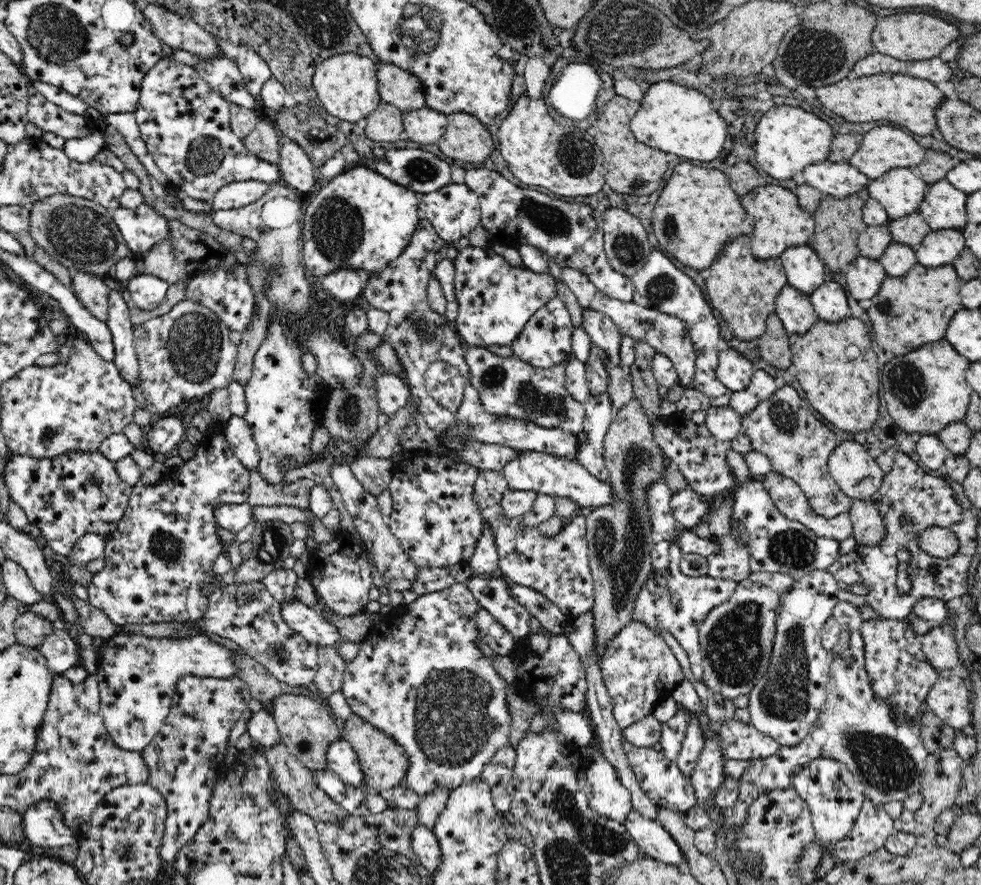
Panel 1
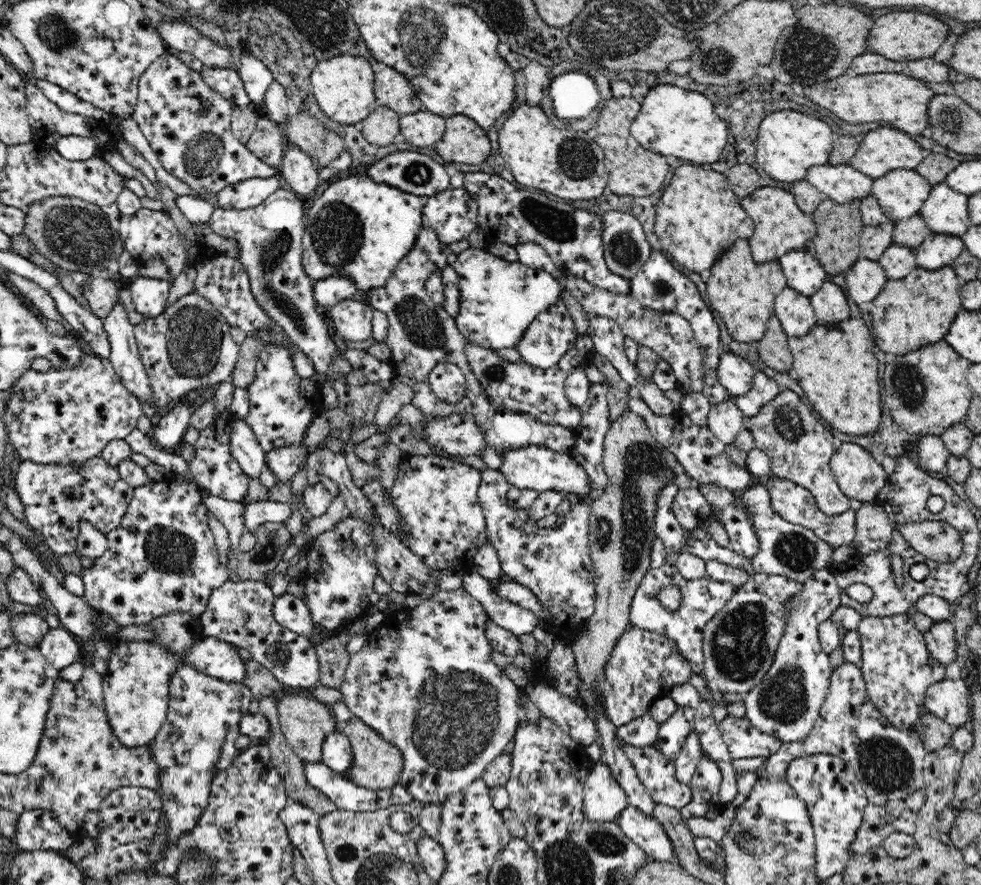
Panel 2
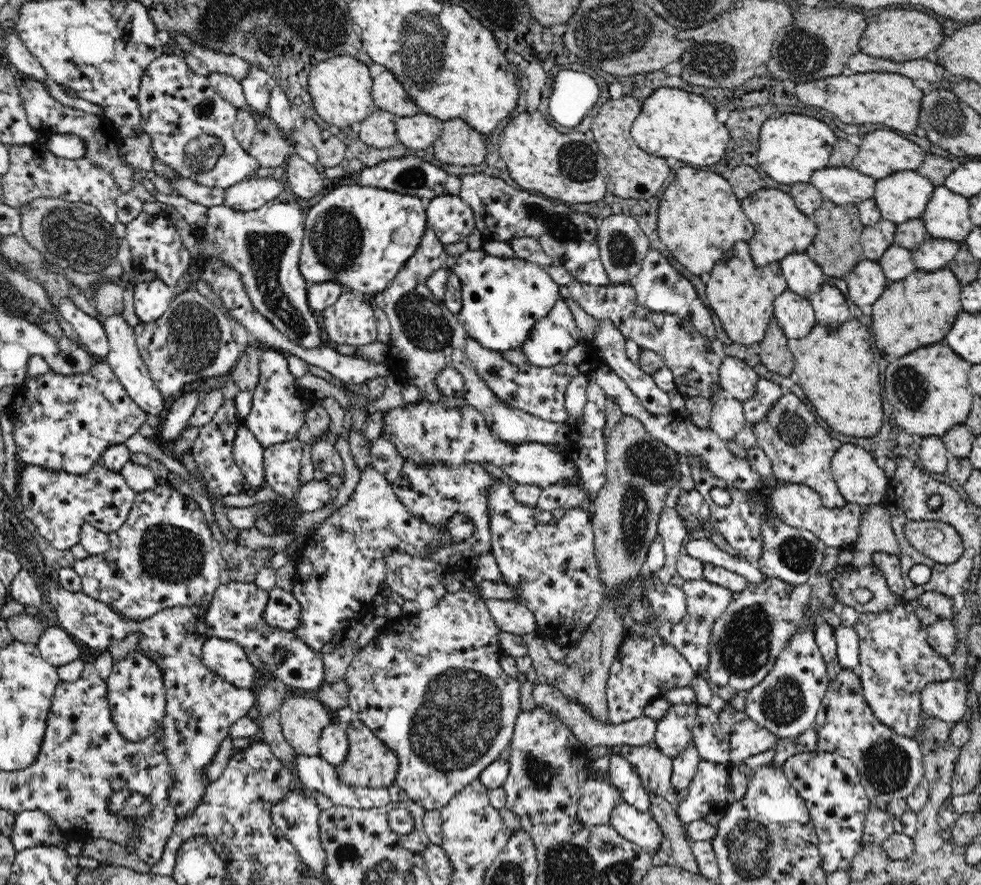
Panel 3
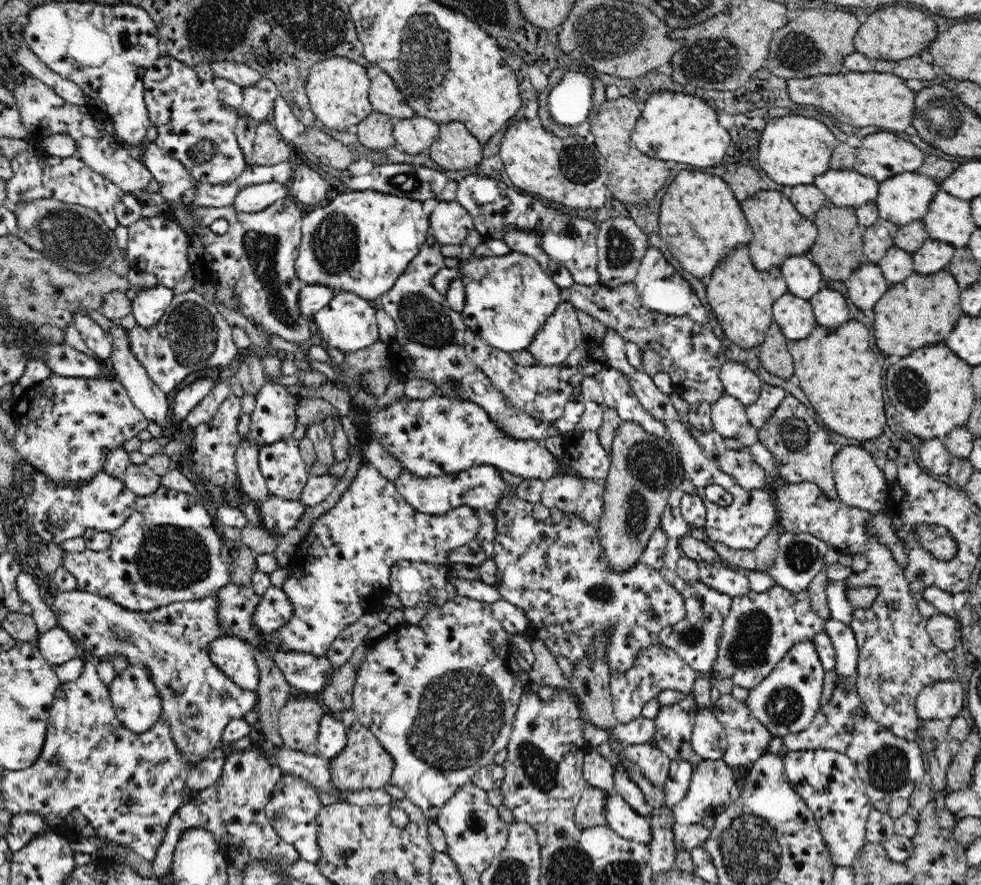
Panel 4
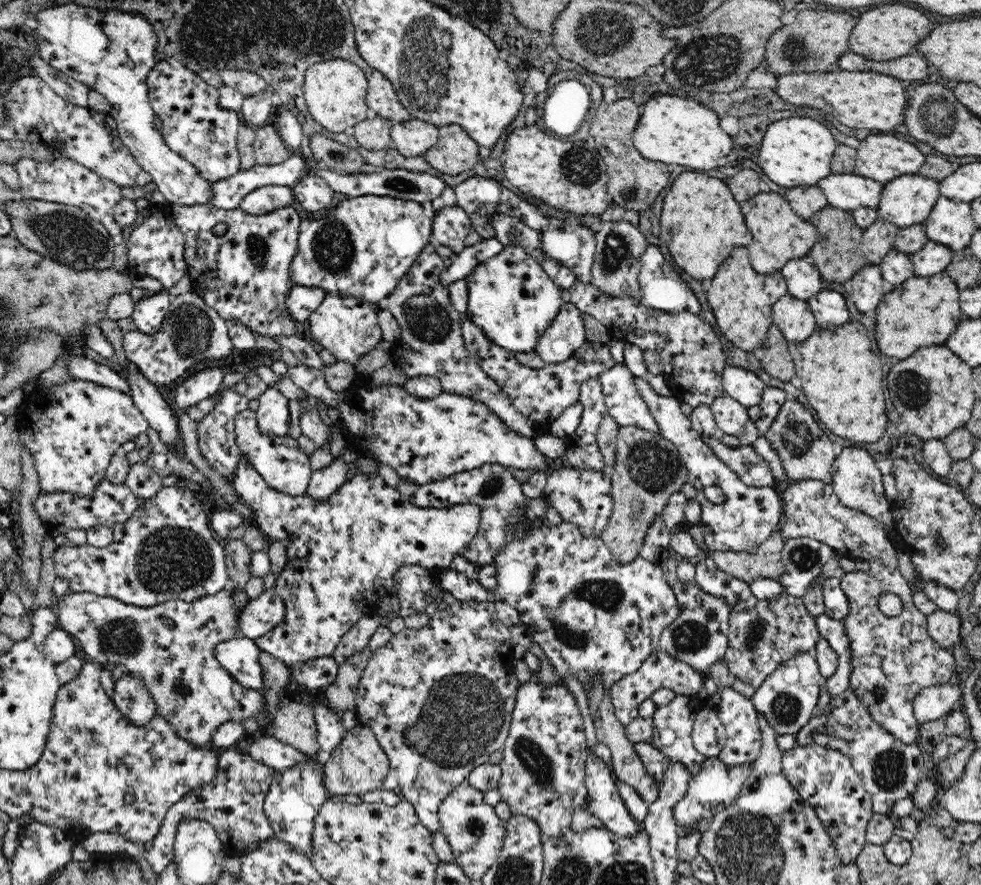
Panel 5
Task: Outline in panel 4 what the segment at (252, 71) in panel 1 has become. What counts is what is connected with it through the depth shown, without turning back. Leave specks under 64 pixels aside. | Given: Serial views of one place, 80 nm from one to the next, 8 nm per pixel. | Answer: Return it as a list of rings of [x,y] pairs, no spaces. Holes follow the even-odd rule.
[[[262,78],[256,86],[243,90],[240,113],[252,117],[259,123],[270,121],[274,100],[278,96],[277,87],[268,78]]]

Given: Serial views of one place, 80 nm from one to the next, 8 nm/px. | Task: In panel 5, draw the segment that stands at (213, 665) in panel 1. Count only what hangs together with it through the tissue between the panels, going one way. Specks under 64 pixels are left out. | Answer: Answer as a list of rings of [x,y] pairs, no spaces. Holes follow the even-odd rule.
[[[236,636],[216,645],[215,655],[226,670],[242,685],[252,690],[263,687],[260,647],[255,641]],[[126,672],[114,690],[114,704],[132,725],[146,726],[157,714],[156,704],[140,677]]]

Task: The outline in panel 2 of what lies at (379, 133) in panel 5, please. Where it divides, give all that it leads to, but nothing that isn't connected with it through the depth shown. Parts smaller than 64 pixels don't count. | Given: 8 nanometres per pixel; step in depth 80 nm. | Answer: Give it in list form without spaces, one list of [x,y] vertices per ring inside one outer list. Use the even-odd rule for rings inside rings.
[[[379,106],[361,122],[361,133],[368,143],[387,147],[399,138],[399,117],[392,109]]]

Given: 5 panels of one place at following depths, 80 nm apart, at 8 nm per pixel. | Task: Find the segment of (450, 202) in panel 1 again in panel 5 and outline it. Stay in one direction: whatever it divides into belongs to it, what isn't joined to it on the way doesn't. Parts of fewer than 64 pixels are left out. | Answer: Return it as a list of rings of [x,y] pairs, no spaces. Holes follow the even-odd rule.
[[[457,205],[435,212],[432,239],[458,254],[466,248],[464,239],[470,232],[470,218]]]

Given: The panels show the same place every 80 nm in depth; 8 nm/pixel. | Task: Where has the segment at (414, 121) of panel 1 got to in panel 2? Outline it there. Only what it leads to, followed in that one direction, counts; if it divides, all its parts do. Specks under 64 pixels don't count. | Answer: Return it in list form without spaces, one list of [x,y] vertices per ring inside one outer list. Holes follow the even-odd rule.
[[[418,111],[399,117],[399,138],[417,147],[434,146],[442,138],[445,118],[430,111]]]

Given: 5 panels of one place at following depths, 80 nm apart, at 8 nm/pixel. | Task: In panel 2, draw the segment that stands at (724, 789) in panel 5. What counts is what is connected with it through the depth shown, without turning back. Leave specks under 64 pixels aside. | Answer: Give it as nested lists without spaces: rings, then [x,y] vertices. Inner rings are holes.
[[[702,757],[689,784],[692,796],[684,808],[679,809],[682,818],[704,817],[710,808],[722,807],[719,797],[723,774],[712,760]]]

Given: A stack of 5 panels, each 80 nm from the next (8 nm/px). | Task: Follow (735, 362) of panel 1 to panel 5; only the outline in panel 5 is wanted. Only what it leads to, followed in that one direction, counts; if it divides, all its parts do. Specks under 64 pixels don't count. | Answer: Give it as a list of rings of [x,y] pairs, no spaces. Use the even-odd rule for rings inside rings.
[[[732,365],[723,370],[723,389],[746,409],[759,406],[766,388],[760,377],[749,370]]]

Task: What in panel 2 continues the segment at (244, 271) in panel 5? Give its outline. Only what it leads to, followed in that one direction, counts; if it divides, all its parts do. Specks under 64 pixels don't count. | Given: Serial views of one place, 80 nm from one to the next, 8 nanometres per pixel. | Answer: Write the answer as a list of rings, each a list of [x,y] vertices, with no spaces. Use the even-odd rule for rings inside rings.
[[[283,187],[254,208],[236,210],[215,205],[208,224],[212,232],[236,240],[238,254],[234,259],[242,263],[242,270],[250,279],[250,292],[282,335],[314,362],[317,372],[341,379],[342,374],[350,372],[350,363],[338,355],[338,341],[330,337],[326,319],[316,311],[312,296],[314,281],[302,268],[305,206],[304,199]]]

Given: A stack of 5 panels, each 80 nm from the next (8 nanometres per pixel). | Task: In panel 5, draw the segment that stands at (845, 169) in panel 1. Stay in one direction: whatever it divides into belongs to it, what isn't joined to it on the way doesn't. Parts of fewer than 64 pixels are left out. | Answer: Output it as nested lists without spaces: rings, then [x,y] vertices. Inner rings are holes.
[[[830,173],[817,184],[825,194],[827,204],[845,211],[860,207],[876,209],[883,185],[881,182],[855,173]]]

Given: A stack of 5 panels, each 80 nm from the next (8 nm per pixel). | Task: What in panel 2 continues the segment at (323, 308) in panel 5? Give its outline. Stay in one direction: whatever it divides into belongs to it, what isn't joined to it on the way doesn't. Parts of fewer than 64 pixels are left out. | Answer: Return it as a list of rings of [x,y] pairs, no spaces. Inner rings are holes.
[[[344,298],[342,302],[338,302],[328,311],[329,318],[334,323],[334,338],[341,344],[346,342],[364,342],[373,336],[373,307],[356,298]]]

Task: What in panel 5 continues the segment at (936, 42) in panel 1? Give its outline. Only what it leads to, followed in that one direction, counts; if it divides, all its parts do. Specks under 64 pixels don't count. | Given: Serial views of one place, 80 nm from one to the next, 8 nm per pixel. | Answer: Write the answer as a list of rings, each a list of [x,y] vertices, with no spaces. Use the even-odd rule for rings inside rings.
[[[890,4],[870,12],[866,11],[859,16],[848,38],[848,46],[852,48],[852,52],[860,56],[884,62],[904,54],[912,54],[914,46],[920,42],[920,38],[928,36],[928,32],[930,32],[930,22],[922,12],[906,8],[902,4]]]

